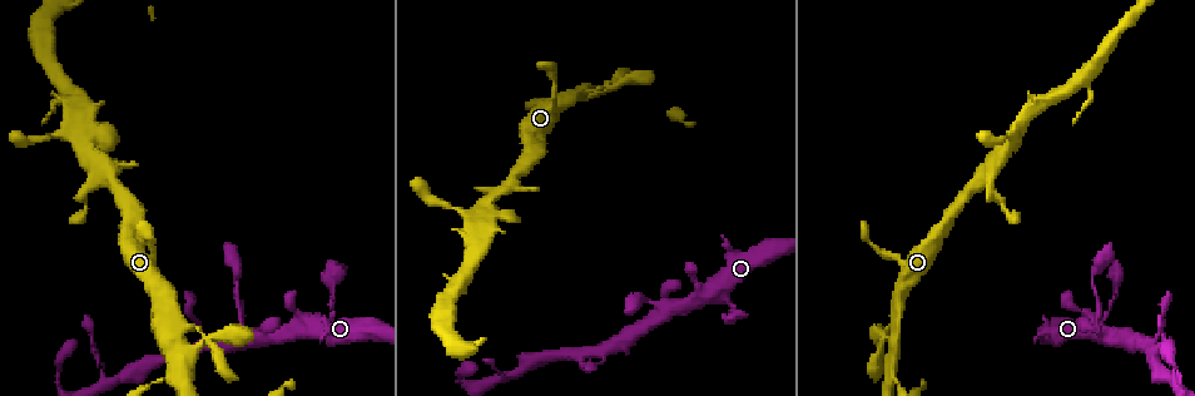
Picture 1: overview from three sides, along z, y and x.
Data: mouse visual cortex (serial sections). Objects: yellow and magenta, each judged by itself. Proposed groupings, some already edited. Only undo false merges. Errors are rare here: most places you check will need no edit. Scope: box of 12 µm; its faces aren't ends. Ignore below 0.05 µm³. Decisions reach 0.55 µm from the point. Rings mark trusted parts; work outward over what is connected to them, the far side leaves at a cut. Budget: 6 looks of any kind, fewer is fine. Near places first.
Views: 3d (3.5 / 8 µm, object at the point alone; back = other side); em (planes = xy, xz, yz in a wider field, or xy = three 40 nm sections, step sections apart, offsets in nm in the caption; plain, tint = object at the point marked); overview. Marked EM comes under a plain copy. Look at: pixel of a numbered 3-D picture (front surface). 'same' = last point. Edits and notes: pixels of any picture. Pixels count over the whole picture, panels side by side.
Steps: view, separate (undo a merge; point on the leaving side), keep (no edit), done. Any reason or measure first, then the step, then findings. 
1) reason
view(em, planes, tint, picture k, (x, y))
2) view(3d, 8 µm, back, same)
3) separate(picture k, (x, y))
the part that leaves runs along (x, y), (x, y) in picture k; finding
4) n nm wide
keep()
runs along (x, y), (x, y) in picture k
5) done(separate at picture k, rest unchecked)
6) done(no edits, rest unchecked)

a narrow waist
view(em, planes, tint, picture 1, (295, 313))

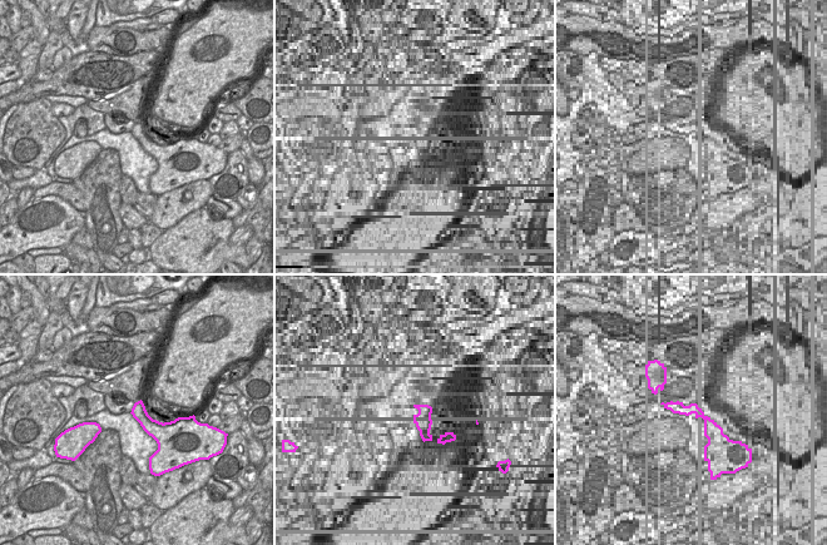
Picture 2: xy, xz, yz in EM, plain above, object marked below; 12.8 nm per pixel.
see where the arms go
view(3d, 3.5 µm, same)

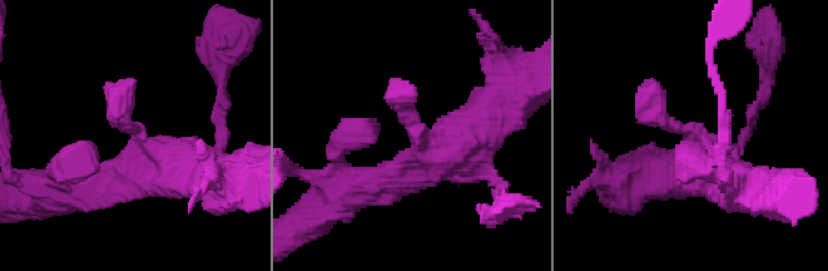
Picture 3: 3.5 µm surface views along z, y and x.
keep()
continuous, no second cell

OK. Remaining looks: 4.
a narrow waist
view(3d, 8 µm, picture 1, (213, 340))

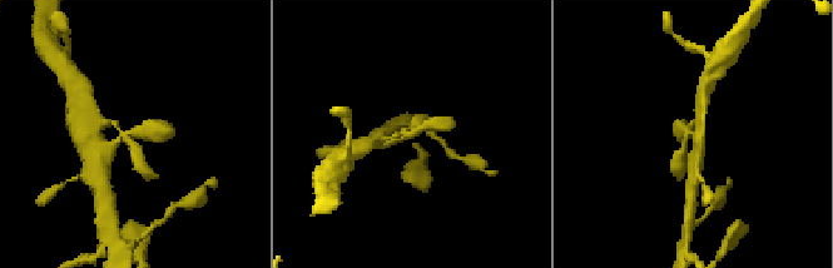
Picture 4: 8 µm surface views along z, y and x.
3 arms; arms of 300, 300, 350 nm; shape alone is not enough
view(em, xy, step 2, tint, picture 4, (129, 137))

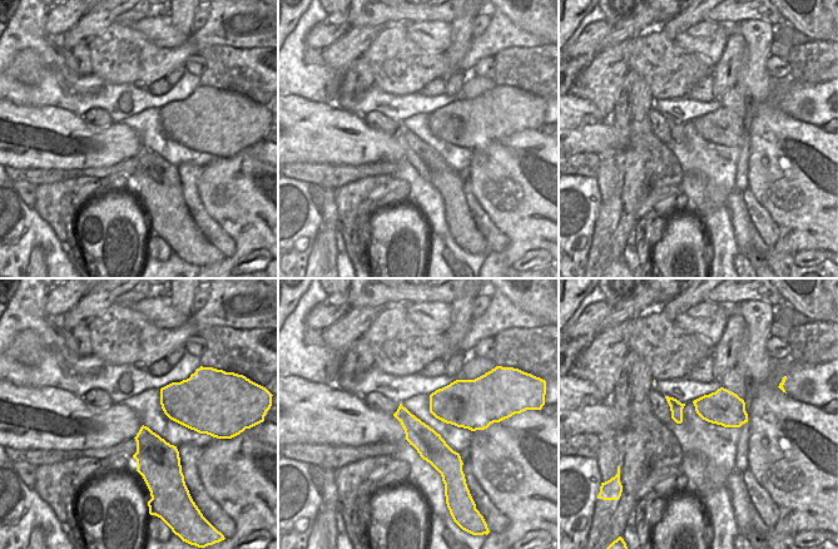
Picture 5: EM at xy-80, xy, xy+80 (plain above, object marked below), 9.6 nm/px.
260 nm wide
keep()
runs along (401, 409), (402, 415), (446, 465) in picture 5; all the same cell

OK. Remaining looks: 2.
sudden change in width
view(3d, 3.5 µm, picture 1, (487, 193))

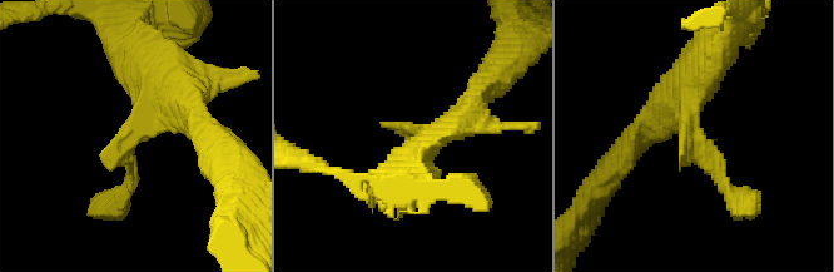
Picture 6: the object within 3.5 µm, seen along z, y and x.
arms of 150, 350 nm; need the tissue
view(em, xy, step 1, tint, picture 6, (134, 136))

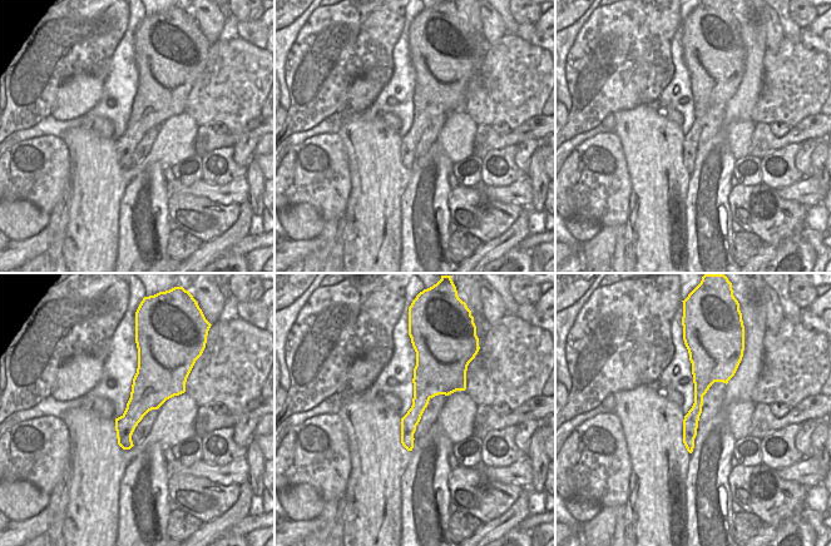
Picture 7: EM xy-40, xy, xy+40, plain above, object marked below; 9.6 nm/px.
keep()
runs along (703, 360), (689, 447) in picture 7; continuous, no second cell

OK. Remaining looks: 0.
done(no edits, rest unchecked)

